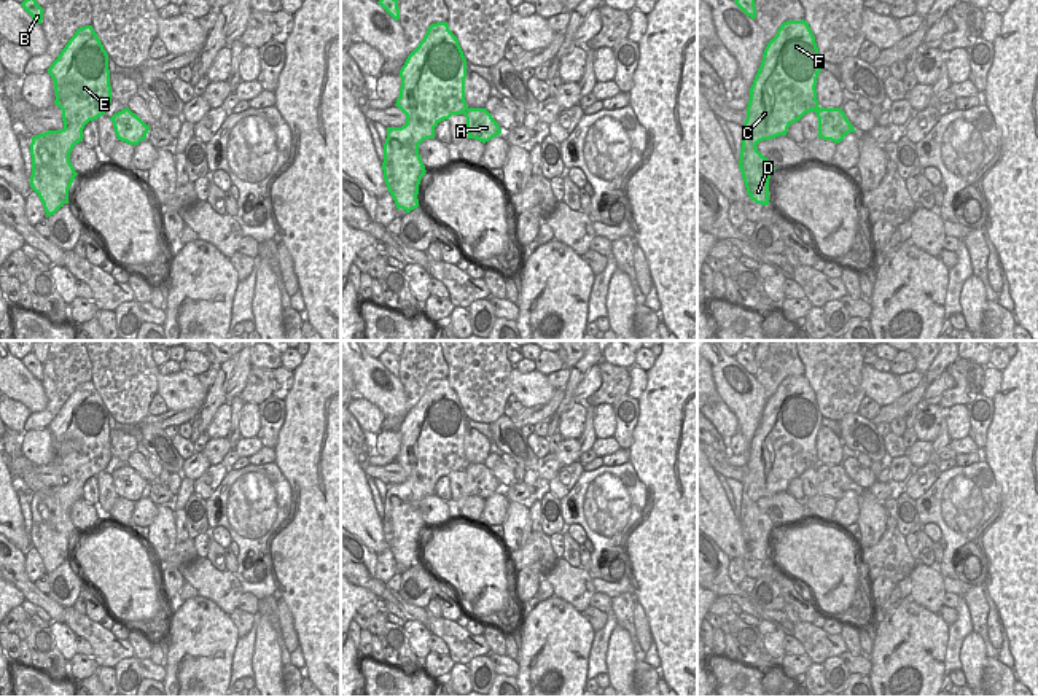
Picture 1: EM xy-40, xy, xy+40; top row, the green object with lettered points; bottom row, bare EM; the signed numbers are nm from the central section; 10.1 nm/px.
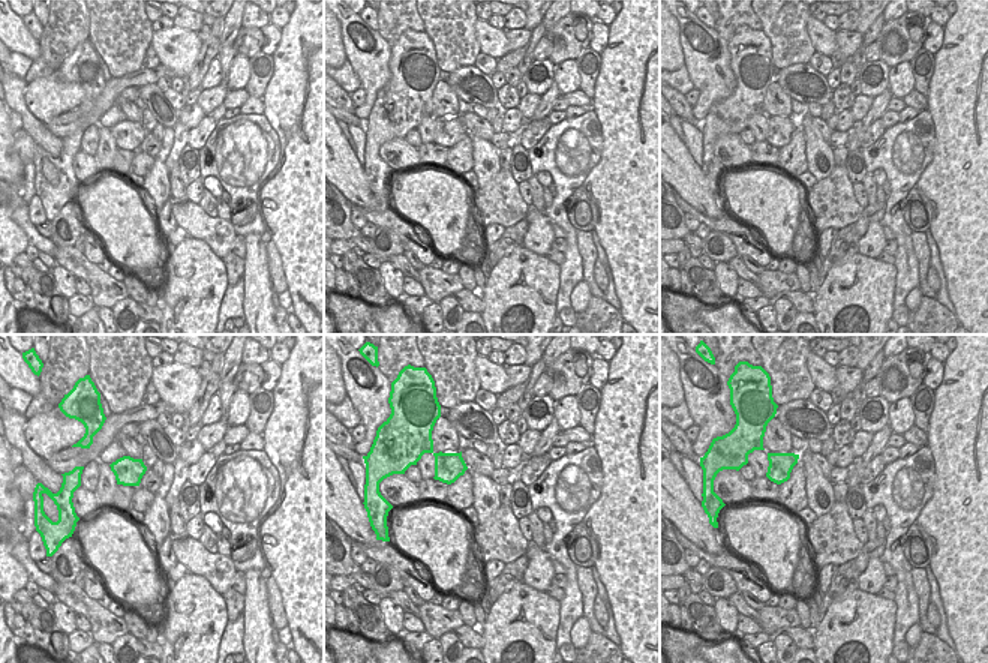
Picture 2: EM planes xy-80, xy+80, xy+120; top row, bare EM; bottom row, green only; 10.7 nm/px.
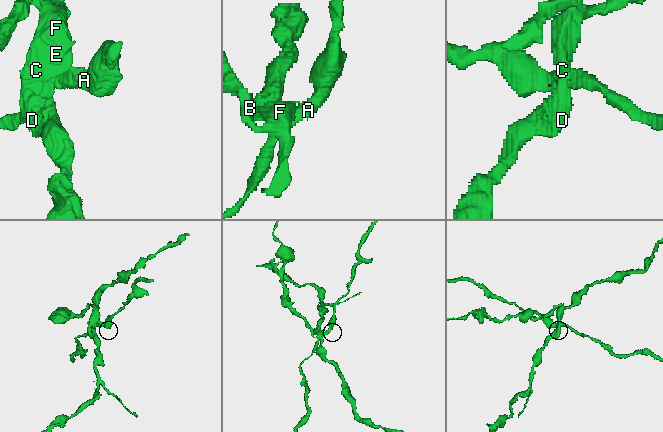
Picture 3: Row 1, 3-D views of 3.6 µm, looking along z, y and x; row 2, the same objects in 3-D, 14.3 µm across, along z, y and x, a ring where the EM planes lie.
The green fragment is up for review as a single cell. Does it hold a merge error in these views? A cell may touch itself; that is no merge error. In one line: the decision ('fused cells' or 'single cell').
fused cells

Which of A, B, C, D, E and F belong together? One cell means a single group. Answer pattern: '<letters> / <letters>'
A / B C D E F

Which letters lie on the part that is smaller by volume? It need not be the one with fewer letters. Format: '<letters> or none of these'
A.

